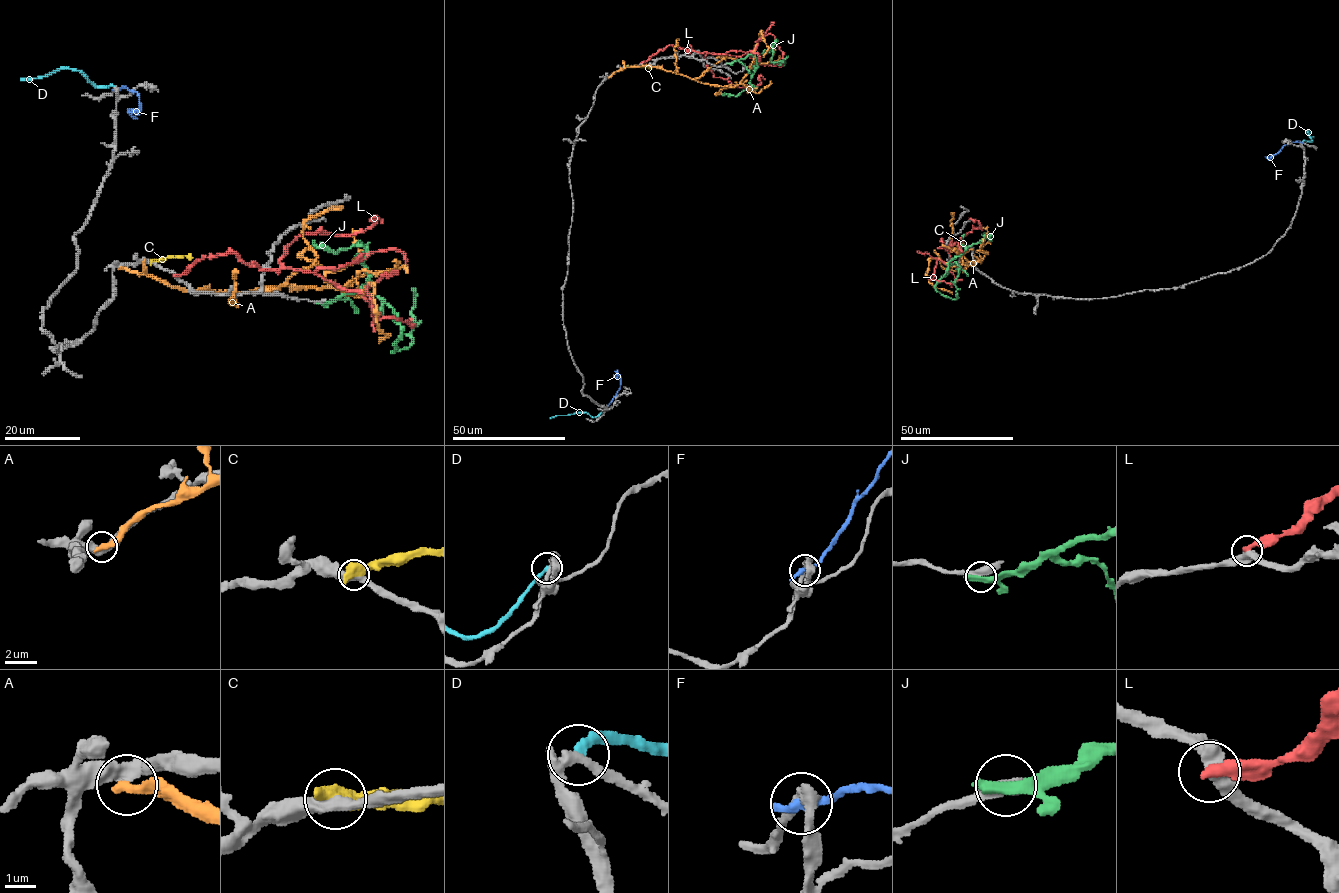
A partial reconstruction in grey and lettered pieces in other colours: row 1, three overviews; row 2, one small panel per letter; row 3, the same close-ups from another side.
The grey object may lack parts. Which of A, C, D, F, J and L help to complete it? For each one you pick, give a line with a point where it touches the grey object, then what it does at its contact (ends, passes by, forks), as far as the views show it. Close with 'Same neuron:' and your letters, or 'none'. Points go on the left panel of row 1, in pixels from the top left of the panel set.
Same neuron: none

